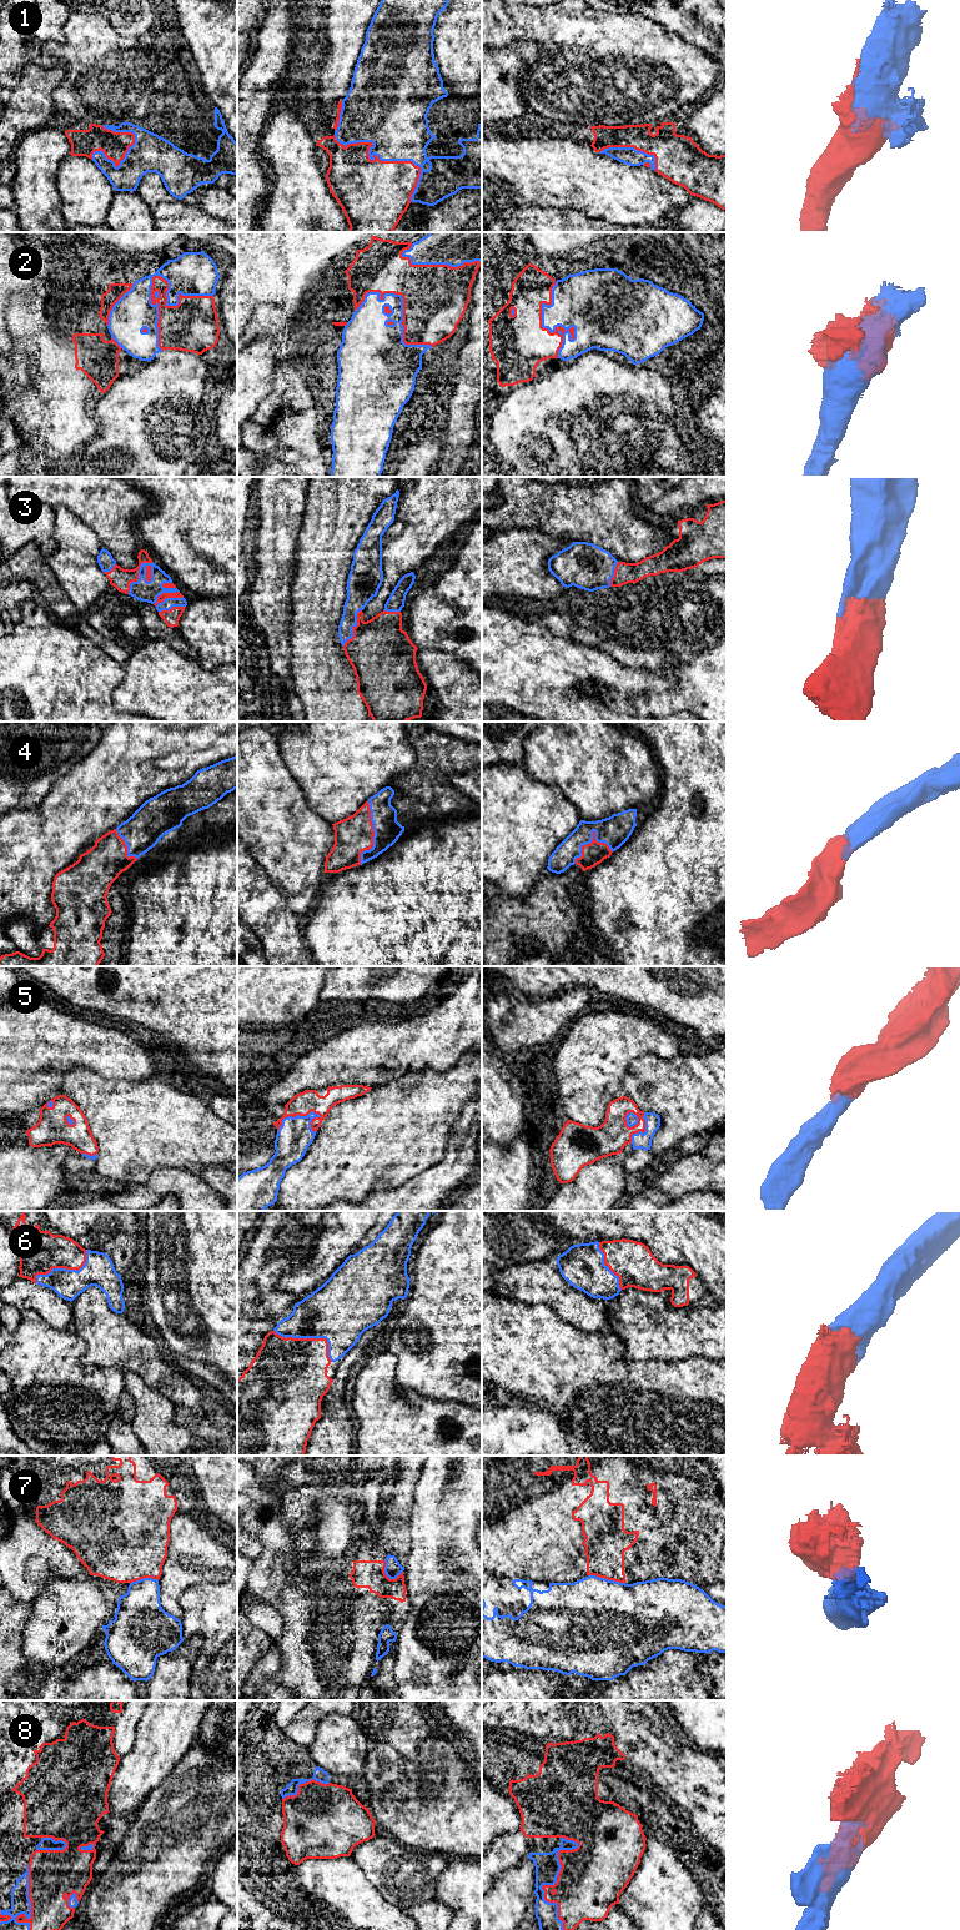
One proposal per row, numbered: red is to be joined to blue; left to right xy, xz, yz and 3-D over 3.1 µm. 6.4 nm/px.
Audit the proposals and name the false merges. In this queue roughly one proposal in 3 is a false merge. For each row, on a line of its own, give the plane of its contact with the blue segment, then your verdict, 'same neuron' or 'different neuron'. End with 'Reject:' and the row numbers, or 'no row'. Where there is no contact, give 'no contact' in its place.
1: xz | same neuron
2: xy | same neuron
3: xy | same neuron
4: xz | same neuron
5: xz | same neuron
6: xz | same neuron
7: yz | different neuron
8: yz | same neuron
Reject: 7

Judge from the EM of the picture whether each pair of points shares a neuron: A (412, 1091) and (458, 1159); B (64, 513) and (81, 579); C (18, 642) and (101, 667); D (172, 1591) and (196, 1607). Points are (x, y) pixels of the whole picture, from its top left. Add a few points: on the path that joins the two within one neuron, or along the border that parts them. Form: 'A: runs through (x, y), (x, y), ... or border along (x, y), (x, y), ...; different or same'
A: border along (458, 1115), (443, 1155), (430, 1166); different
B: runs through (68, 529), (76, 541), (76, 563); same
C: runs through (39, 663), (80, 663); same
D: border along (206, 1582), (192, 1584), (181, 1596), (180, 1619); different

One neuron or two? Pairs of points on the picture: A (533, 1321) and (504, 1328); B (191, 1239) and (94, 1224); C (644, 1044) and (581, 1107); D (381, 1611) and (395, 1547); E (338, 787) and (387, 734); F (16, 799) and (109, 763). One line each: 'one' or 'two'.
A: one
B: two
C: one
D: one
E: one
F: two

